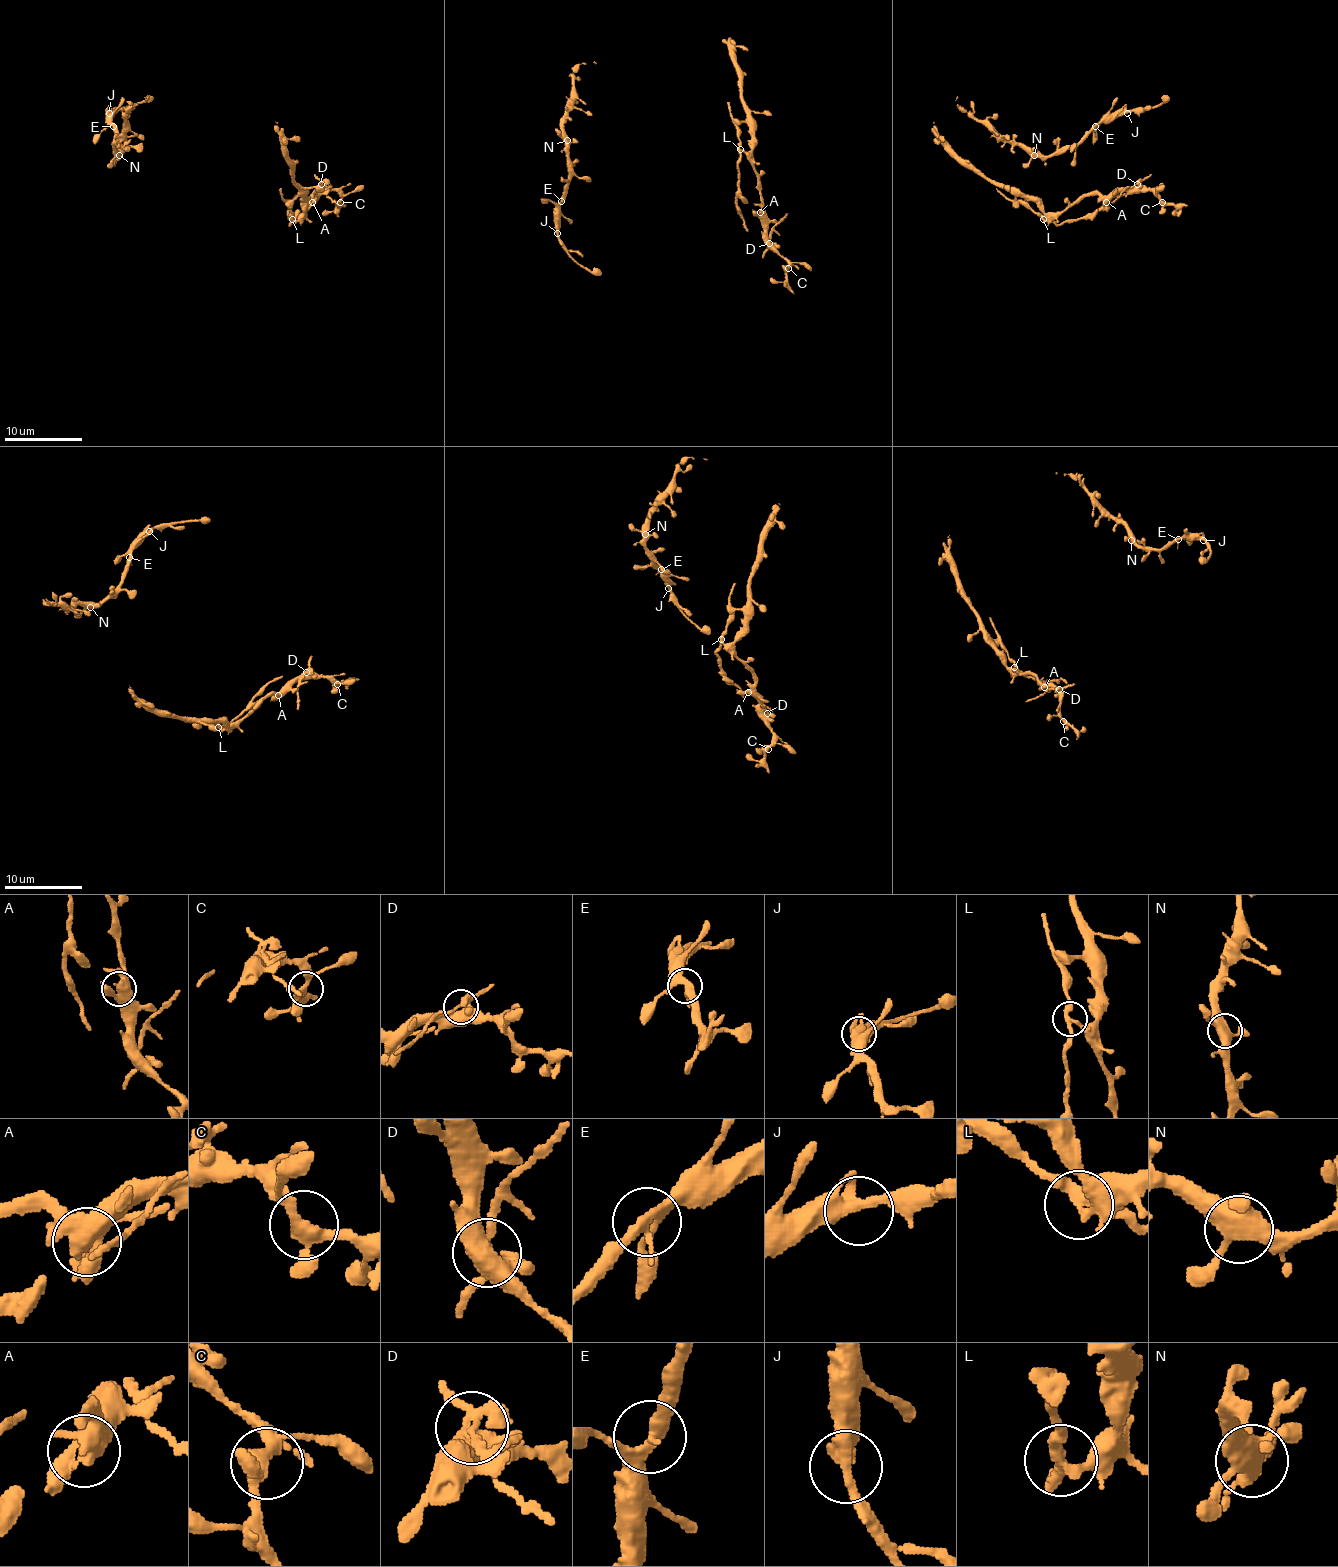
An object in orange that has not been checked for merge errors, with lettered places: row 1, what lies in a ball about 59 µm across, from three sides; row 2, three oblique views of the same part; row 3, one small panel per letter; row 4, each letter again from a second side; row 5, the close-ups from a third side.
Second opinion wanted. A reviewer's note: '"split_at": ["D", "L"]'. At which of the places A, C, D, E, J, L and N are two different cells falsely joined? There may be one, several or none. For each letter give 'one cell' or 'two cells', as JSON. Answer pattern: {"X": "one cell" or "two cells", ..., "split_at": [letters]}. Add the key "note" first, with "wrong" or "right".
{"note": "right", "A": "one cell", "C": "one cell", "D": "two cells", "E": "one cell", "J": "one cell", "L": "two cells", "N": "one cell", "split_at": ["D", "L"]}

